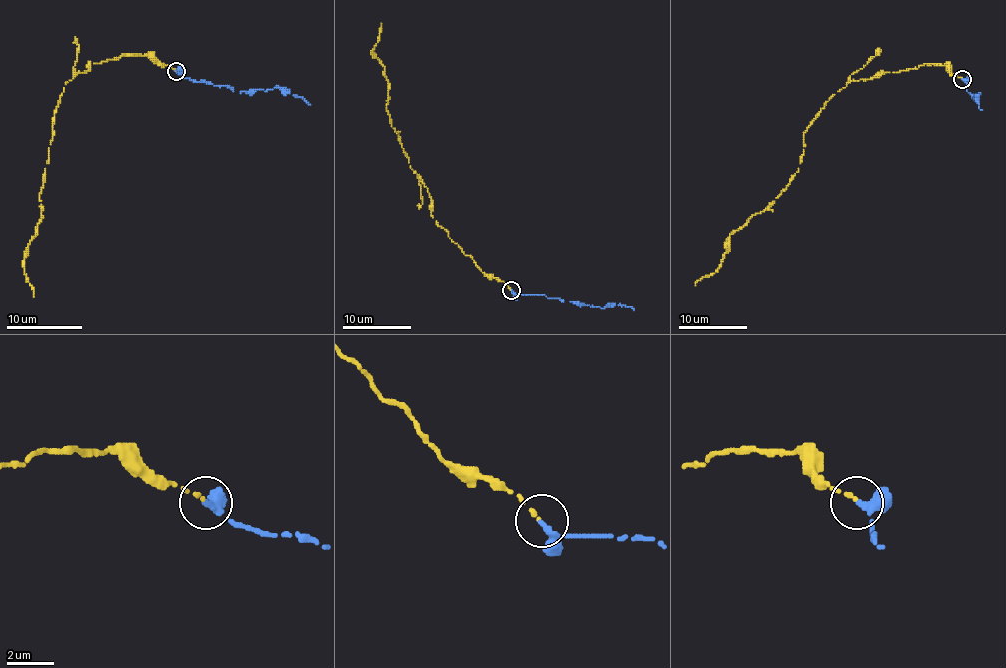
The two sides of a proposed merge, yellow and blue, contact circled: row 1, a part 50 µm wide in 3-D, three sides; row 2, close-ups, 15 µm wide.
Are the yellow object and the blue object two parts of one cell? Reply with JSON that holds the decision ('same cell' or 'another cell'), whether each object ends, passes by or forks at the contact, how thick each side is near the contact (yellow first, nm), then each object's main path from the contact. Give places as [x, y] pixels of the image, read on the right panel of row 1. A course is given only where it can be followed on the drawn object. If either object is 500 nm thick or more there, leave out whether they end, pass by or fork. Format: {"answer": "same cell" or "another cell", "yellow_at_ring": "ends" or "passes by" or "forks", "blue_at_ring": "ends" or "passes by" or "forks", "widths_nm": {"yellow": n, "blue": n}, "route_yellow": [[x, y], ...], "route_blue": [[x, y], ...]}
{"answer": "same cell", "yellow_at_ring": "ends", "blue_at_ring": "passes by", "widths_nm": {"yellow": 170, "blue": 240}, "route_yellow": [[961, 79], [925, 63], [848, 82], [803, 134], [789, 184], [729, 235], [721, 265], [695, 285]], "route_blue": [[961, 79], [973, 98], [979, 98], [979, 94], [977, 103], [982, 110]]}

